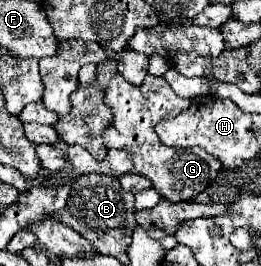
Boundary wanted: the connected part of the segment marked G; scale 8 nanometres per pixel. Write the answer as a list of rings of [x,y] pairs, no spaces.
[[[115,75],[105,91],[105,103],[113,107],[113,123],[103,131],[107,149],[125,149],[133,157],[135,173],[147,177],[155,191],[167,201],[179,203],[199,195],[211,181],[215,181],[221,163],[205,149],[173,149],[157,139],[155,125],[163,119],[175,119],[189,107],[189,99],[175,95],[163,77],[147,75],[141,85],[131,85],[123,75]]]

